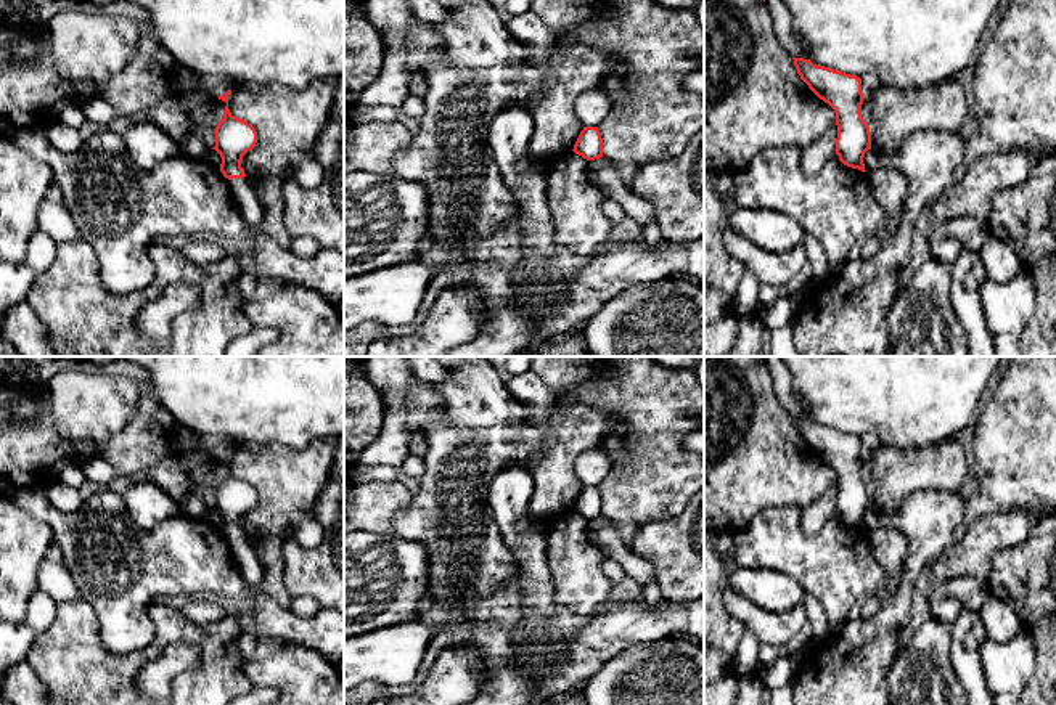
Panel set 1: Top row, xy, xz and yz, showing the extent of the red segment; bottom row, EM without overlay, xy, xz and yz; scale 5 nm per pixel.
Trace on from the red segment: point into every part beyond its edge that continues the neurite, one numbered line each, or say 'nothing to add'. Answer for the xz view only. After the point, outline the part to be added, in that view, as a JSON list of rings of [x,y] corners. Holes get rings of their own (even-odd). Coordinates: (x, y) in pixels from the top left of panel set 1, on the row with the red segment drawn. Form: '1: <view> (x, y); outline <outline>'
nothing to add

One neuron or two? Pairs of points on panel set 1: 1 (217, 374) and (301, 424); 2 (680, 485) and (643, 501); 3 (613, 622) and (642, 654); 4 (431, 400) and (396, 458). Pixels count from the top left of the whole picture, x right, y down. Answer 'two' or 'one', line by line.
1: one
2: one
3: two
4: one

